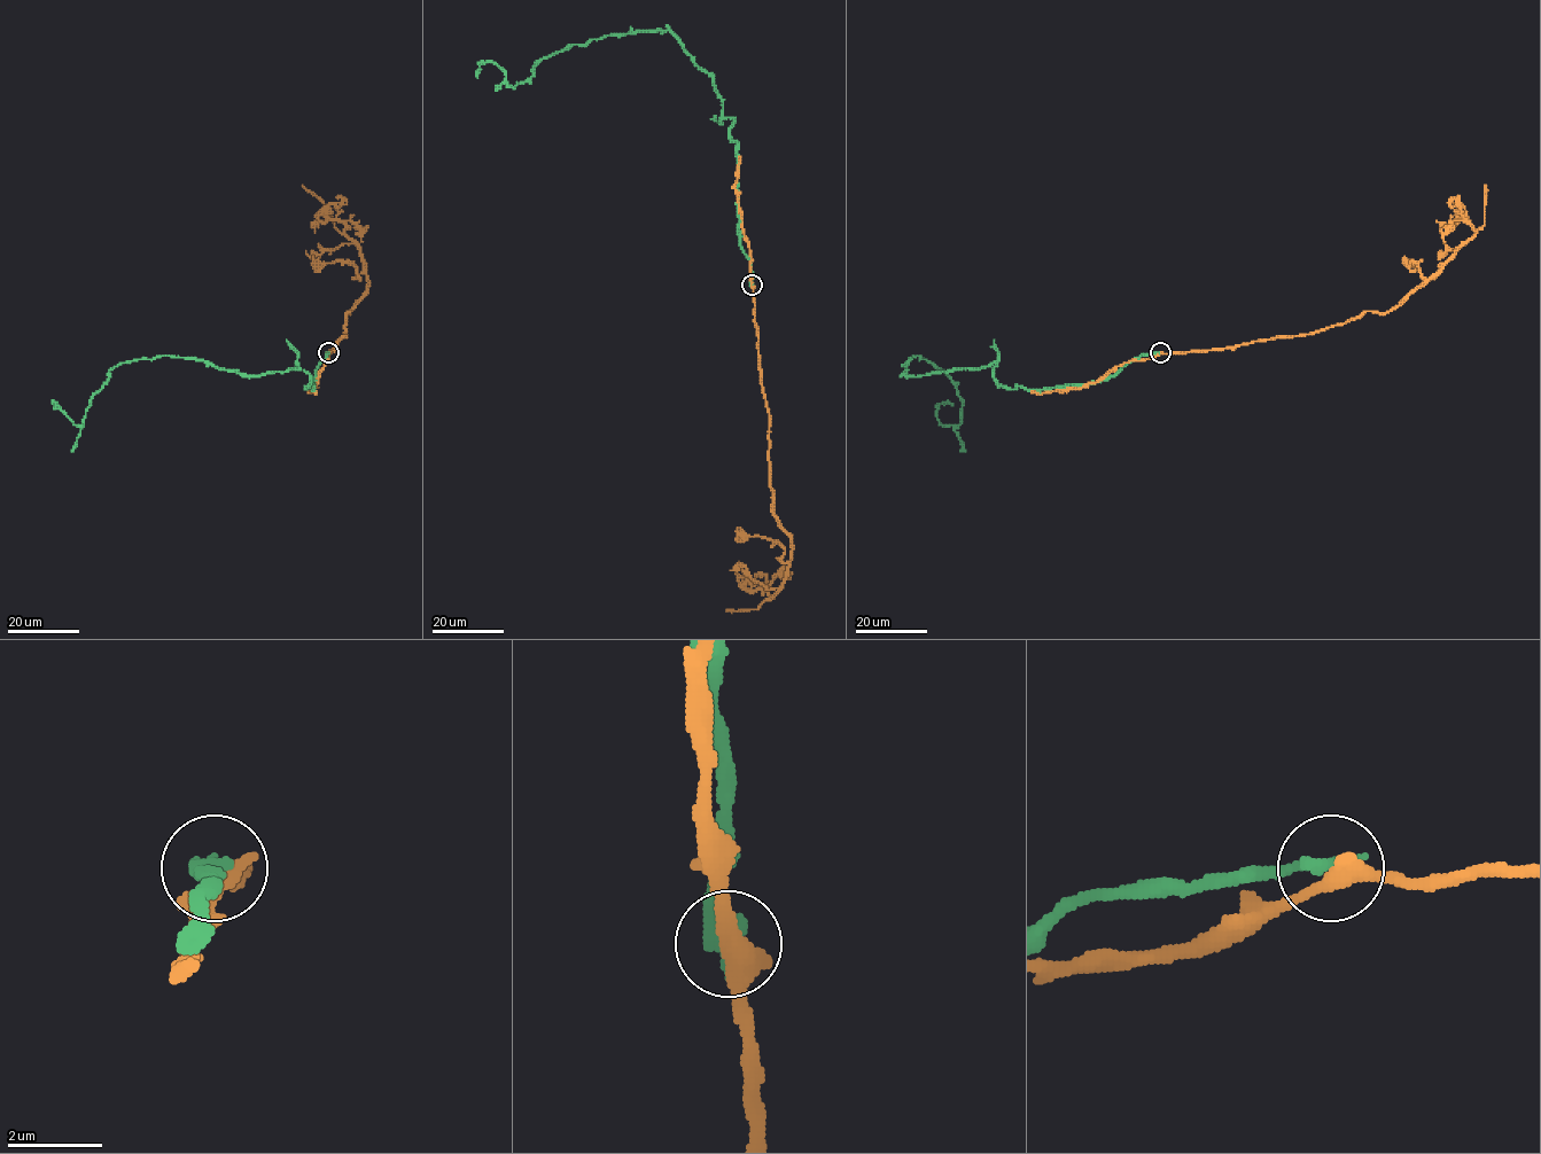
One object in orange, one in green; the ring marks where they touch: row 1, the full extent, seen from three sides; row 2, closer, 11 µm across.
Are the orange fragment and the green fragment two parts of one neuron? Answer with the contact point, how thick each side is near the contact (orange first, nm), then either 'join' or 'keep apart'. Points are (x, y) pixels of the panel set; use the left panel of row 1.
at (328, 352); 400 nm thick on the orange side, 380 nm on the other; keep apart

